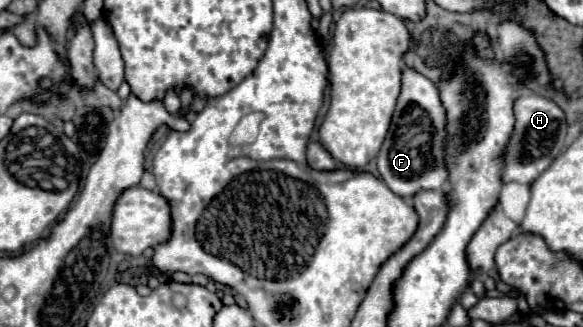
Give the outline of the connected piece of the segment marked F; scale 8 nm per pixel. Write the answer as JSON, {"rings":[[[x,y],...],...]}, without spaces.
{"rings":[[[403,67],[401,71],[401,93],[395,105],[395,113],[391,119],[389,133],[381,145],[379,157],[377,157],[377,169],[383,177],[383,181],[389,185],[389,189],[401,197],[411,197],[417,193],[417,189],[439,189],[445,185],[445,151],[441,149],[445,145],[445,109],[439,99],[439,91],[431,79],[415,71],[413,67]]]}

